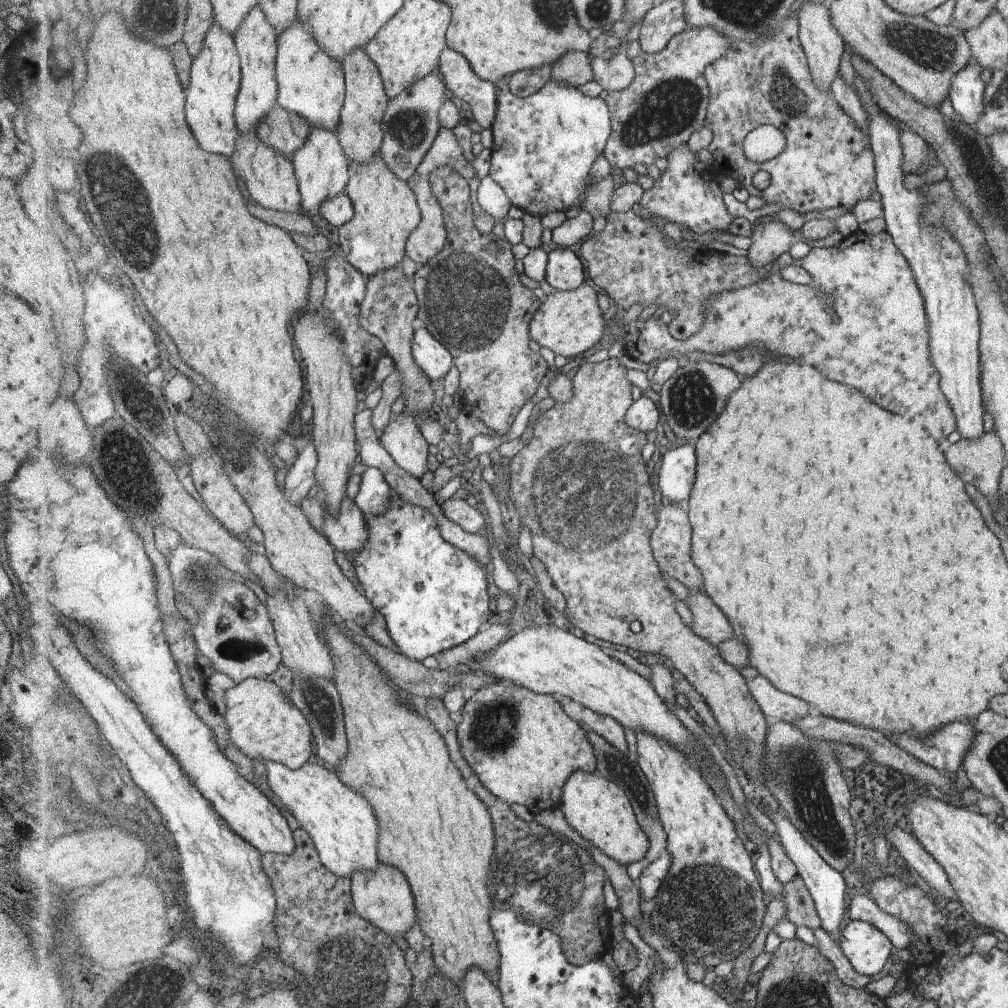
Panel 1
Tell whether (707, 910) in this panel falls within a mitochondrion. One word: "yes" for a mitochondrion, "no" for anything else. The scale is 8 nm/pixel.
yes

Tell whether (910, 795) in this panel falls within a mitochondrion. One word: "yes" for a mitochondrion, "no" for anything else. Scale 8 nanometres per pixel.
no

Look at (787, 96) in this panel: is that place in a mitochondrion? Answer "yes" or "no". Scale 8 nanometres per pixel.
yes

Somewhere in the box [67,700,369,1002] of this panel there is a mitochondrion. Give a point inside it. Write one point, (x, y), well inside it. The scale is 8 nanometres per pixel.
(234, 875)

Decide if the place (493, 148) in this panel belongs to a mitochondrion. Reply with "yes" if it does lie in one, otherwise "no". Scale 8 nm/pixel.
no

